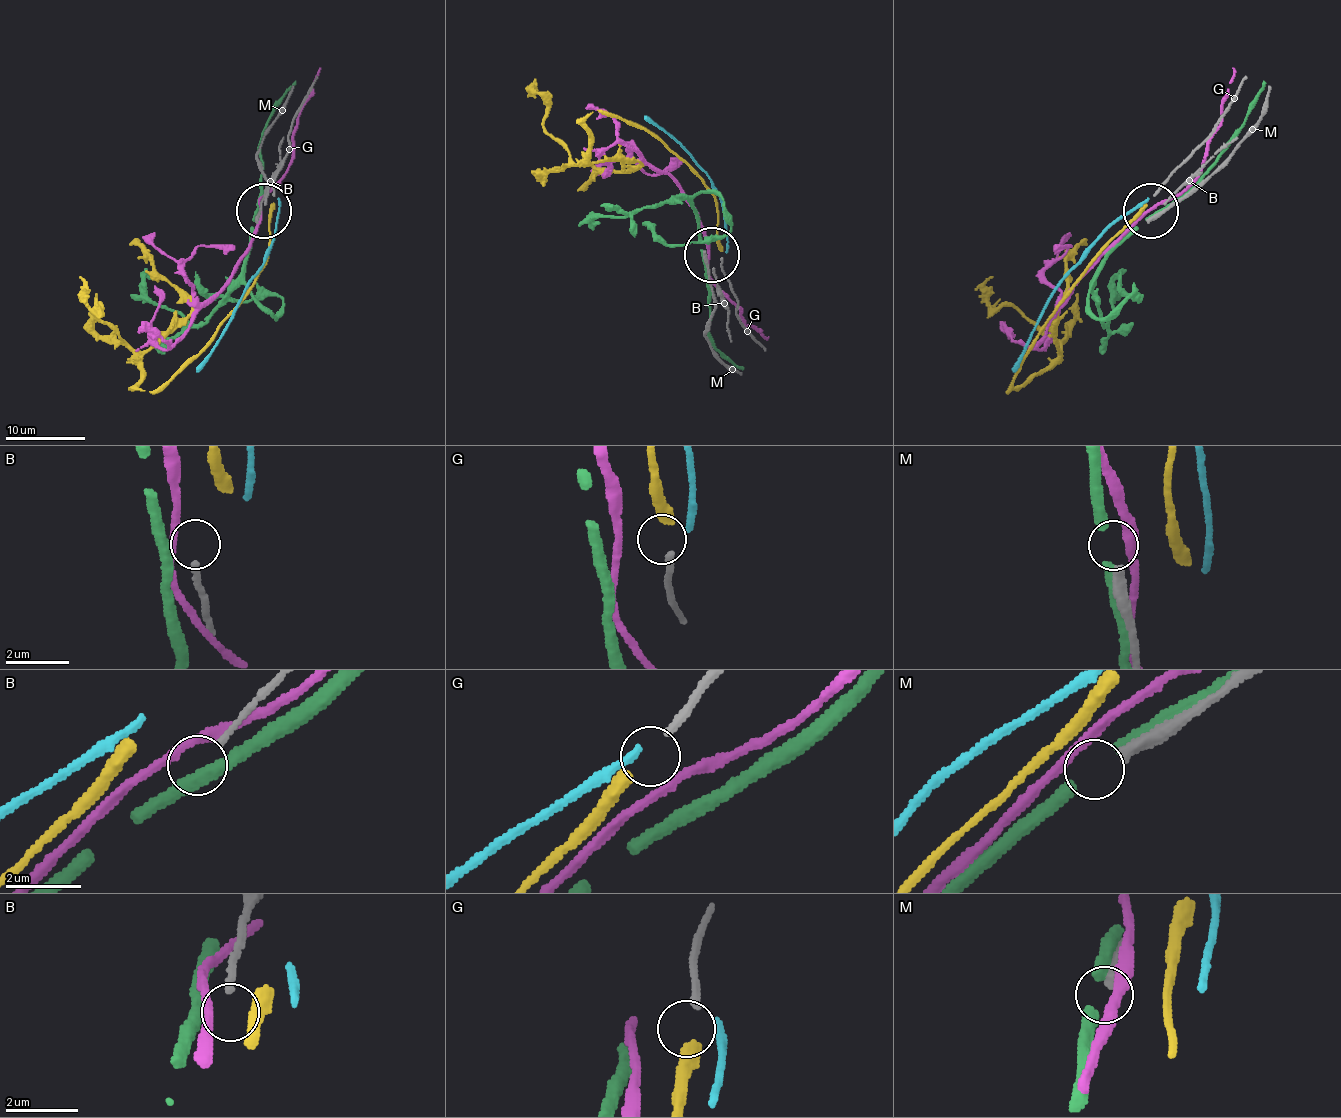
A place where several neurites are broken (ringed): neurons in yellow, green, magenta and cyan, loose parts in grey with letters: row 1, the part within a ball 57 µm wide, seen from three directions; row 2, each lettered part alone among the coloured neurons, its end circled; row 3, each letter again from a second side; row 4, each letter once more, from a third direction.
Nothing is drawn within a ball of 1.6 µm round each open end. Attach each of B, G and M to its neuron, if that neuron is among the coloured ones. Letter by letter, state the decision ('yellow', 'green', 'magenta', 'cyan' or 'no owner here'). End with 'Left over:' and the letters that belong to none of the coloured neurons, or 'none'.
B: no owner here
G: yellow
M: no owner here
Left over: B, M

